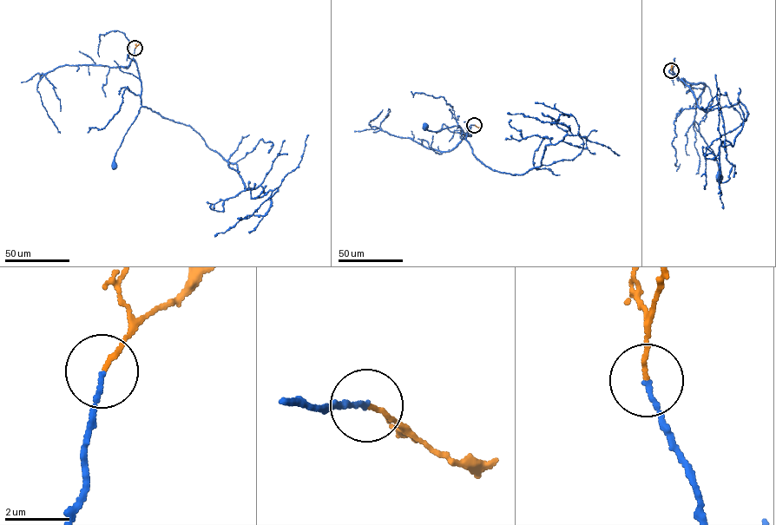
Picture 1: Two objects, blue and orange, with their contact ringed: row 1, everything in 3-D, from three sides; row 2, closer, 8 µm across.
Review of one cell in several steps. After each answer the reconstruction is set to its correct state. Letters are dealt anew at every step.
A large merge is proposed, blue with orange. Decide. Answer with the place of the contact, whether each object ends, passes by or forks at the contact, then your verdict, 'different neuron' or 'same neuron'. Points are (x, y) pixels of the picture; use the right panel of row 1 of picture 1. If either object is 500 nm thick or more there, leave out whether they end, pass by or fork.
at (671, 70); blue ends there; orange ends there; same neuron

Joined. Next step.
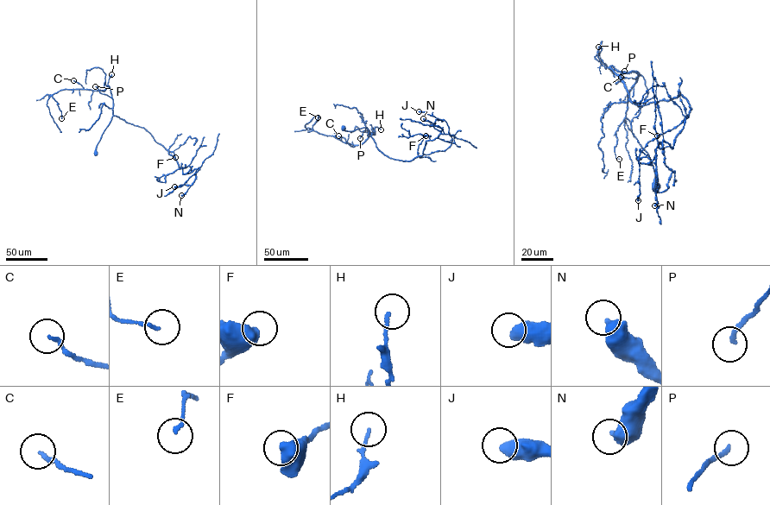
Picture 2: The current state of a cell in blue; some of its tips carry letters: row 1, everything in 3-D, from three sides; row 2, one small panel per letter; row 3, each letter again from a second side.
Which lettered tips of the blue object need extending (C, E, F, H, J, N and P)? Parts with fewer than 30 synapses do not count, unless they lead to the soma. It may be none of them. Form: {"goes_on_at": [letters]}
{"goes_on_at": []}

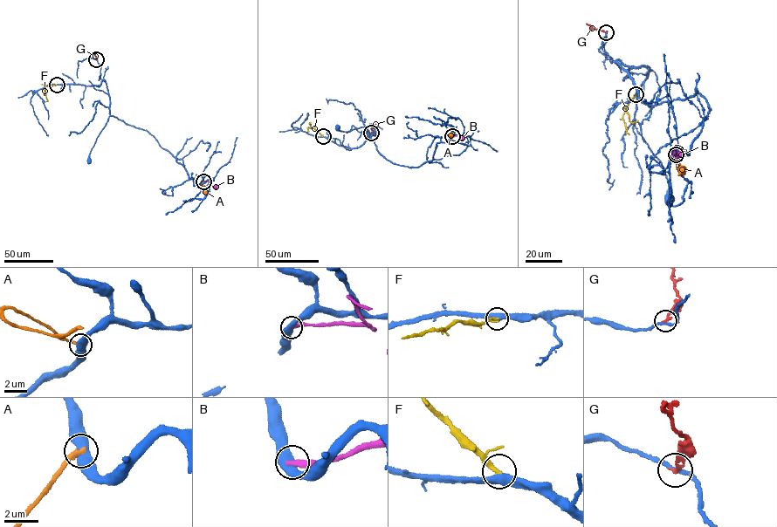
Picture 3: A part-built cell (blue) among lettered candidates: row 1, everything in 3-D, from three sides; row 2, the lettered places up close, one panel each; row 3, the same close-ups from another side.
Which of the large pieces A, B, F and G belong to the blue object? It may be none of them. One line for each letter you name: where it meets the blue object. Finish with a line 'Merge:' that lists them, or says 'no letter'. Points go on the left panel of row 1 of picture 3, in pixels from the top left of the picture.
F: contact (57, 85)
Merge: F

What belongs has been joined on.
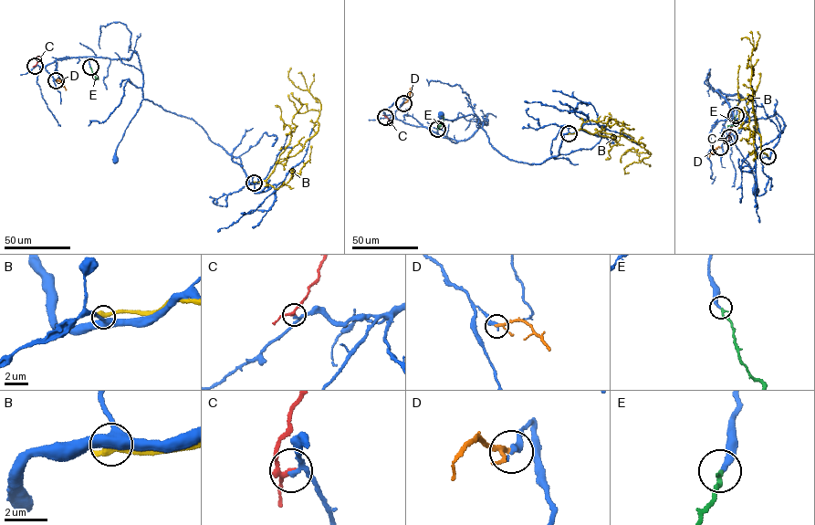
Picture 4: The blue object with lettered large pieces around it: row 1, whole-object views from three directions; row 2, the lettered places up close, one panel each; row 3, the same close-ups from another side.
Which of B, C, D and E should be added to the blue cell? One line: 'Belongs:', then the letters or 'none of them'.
Belongs: E

